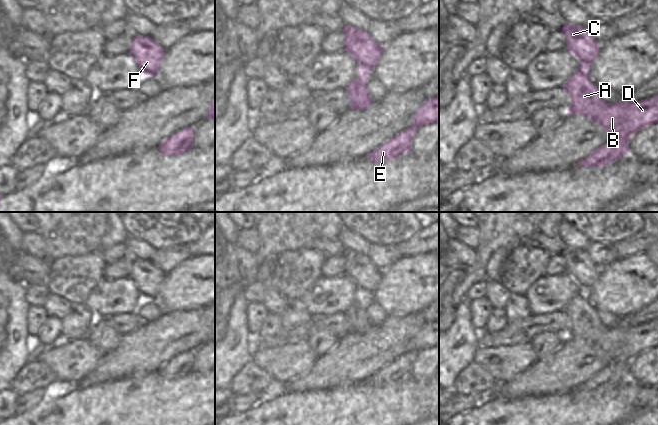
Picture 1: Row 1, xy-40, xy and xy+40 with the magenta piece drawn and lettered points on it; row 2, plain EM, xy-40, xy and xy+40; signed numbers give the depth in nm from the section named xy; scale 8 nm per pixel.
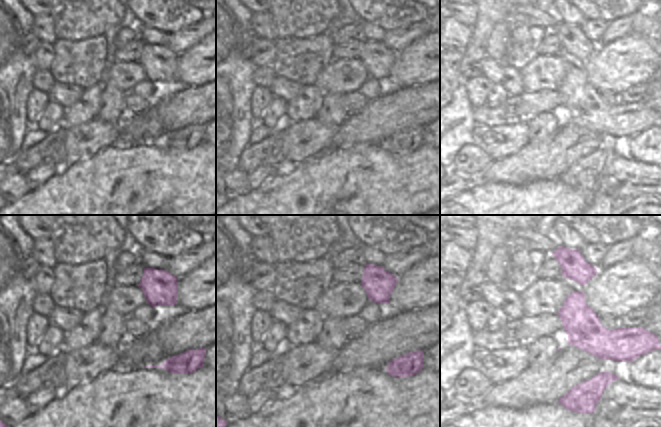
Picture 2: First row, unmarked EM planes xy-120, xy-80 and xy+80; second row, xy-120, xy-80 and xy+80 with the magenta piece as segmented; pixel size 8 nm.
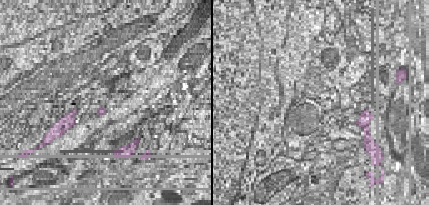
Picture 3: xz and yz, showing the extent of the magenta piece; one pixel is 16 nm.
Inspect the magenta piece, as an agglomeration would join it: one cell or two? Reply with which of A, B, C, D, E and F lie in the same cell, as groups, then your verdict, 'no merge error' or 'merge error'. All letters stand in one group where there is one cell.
A B D E / C F; merge error

